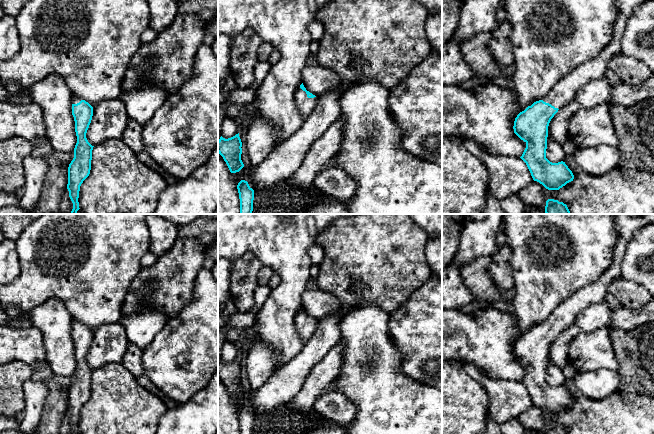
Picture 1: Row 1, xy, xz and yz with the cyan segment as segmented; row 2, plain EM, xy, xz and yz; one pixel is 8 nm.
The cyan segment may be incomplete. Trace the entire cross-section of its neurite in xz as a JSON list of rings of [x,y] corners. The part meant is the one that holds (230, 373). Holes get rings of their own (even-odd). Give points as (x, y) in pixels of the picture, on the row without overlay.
[[[239,357],[228,363],[221,360],[218,364],[218,377],[223,381],[231,397],[239,396],[244,391],[241,371]]]

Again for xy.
[[[76,319],[72,323],[72,339],[75,345],[77,367],[74,372],[74,382],[68,391],[69,421],[73,427],[72,434],[79,434],[79,415],[83,405],[91,394],[93,371],[86,362],[86,357],[93,340],[93,331]]]

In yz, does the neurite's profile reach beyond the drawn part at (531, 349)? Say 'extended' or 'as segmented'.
extended

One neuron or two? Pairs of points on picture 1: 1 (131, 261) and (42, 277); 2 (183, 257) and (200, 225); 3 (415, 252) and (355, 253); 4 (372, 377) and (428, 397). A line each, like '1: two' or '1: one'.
1: one
2: two
3: one
4: one

